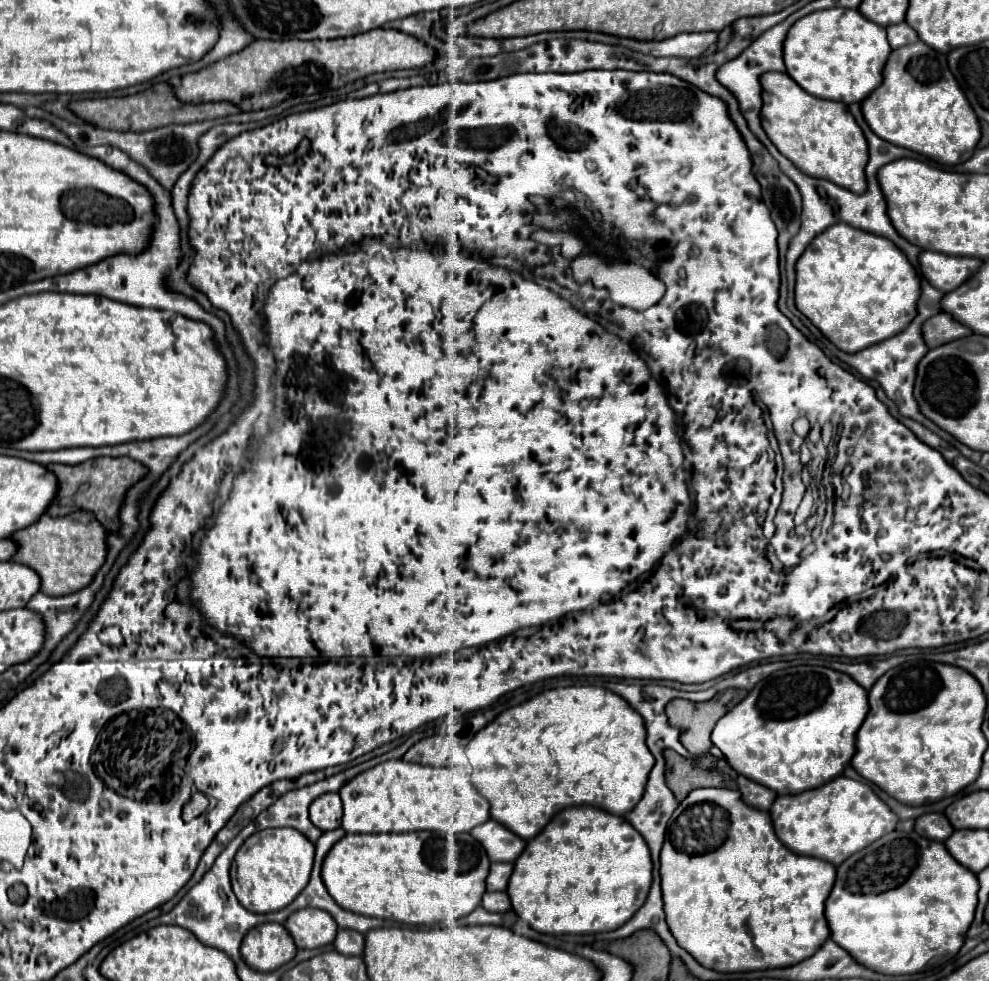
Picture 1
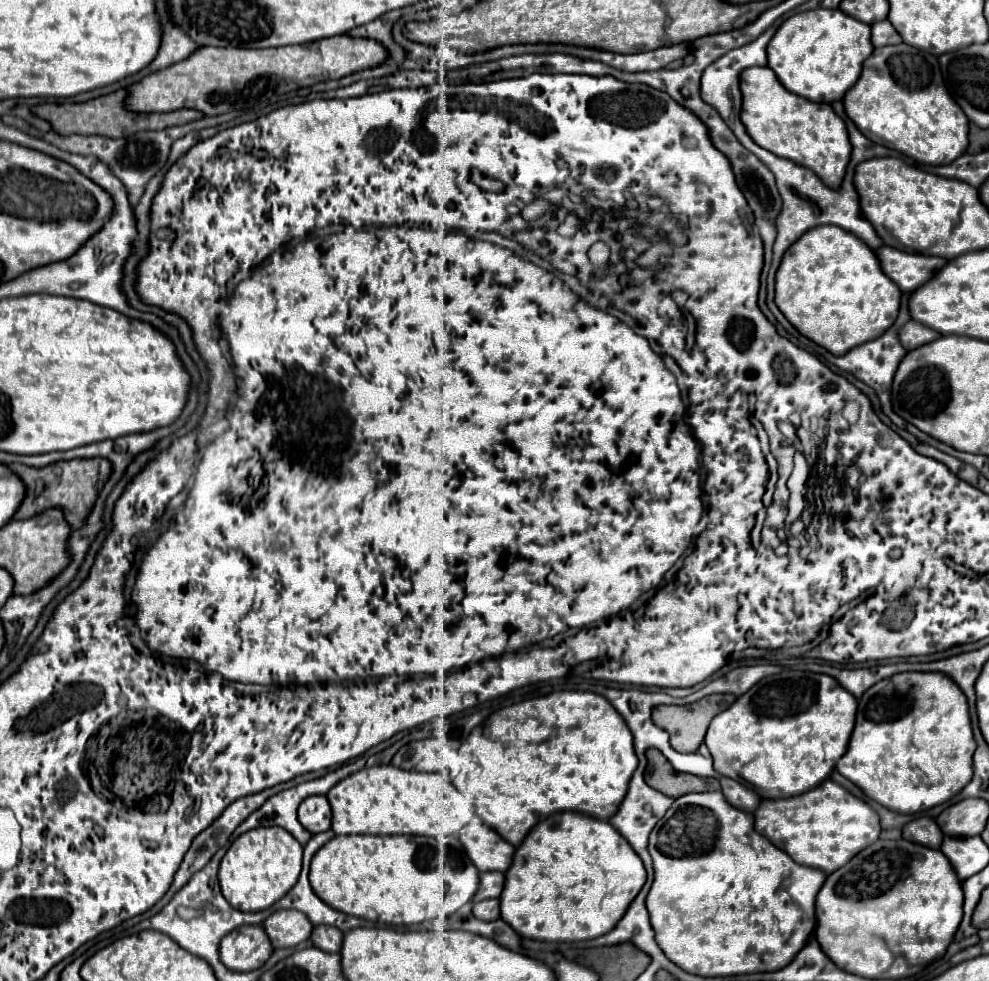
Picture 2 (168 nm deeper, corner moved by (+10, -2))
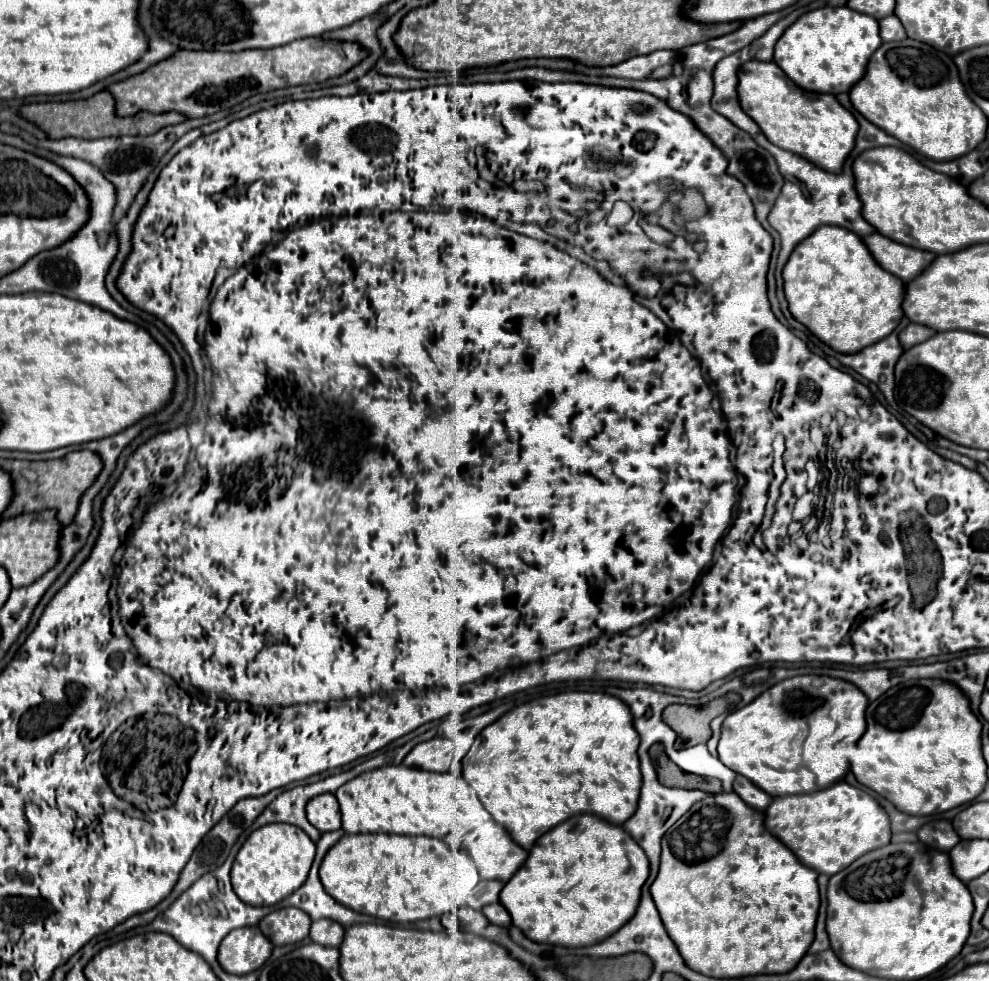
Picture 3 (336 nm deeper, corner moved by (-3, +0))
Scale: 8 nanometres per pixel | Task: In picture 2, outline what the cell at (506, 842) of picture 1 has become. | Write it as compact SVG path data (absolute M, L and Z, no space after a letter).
M473 820L471 824L467 824L459 832L459 840L479 872L505 872L507 866L511 866L515 846L503 840L493 828L485 826L481 820Z

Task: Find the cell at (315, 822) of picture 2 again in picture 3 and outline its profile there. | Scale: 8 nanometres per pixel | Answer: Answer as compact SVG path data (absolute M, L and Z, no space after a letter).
M334 794L314 796L306 804L306 818L320 832L338 830L340 828L340 808L338 808L338 800L334 798Z

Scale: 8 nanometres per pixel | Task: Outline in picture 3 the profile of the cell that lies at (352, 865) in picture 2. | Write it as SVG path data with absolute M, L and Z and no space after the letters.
M344 834L324 856L320 866L320 880L324 890L340 904L390 922L416 922L432 916L454 912L466 904L466 896L480 882L472 858L458 854L438 838L398 836L398 834Z

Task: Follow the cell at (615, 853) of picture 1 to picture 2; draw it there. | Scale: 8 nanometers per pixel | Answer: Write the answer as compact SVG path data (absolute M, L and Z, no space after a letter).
M555 812L551 816L547 816L543 822L539 822L529 834L527 838L521 842L521 846L515 850L515 858L513 864L509 866L509 870L505 872L505 888L501 892L501 918L521 936L521 938L531 938L531 940L543 940L543 942L579 942L579 940L591 940L591 938L599 938L603 934L607 934L609 930L615 928L615 924L619 922L619 918L623 918L627 906L635 900L635 896L639 894L639 890L645 884L645 868L641 858L635 854L635 850L631 848L631 844L605 820L597 820L591 818L587 814L581 812Z

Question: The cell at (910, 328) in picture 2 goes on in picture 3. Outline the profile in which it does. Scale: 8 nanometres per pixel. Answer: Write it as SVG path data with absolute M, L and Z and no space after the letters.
M908 324L904 330L898 332L898 340L900 340L900 344L904 346L904 350L908 350L908 348L912 348L912 346L916 346L916 344L920 344L920 342L932 338L934 334L936 334L934 330L924 328L924 326L920 326L920 324Z

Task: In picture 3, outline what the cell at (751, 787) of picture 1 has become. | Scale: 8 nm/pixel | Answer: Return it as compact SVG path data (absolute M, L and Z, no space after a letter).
M736 776L734 780L734 792L750 806L756 808L758 812L764 812L768 808L768 804L772 802L772 796L766 794L764 790L760 790L758 786L754 786L748 778L744 776Z

